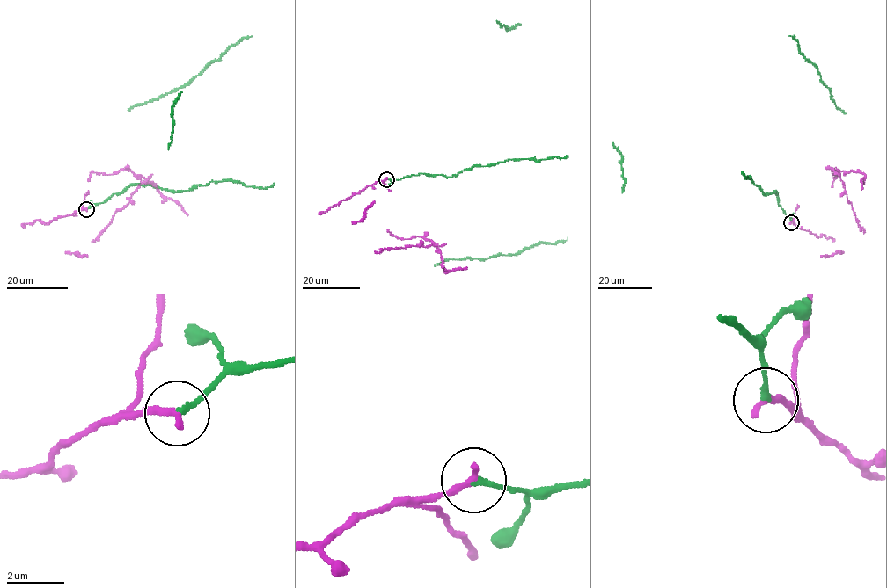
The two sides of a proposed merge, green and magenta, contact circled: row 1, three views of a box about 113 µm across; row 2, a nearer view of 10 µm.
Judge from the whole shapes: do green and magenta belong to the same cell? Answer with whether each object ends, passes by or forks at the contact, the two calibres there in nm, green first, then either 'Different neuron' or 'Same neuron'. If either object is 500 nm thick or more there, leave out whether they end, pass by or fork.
At the ring green ends. At the ring magenta ends. Thickness 200 nm (green) against 280 nm. Different neuron

